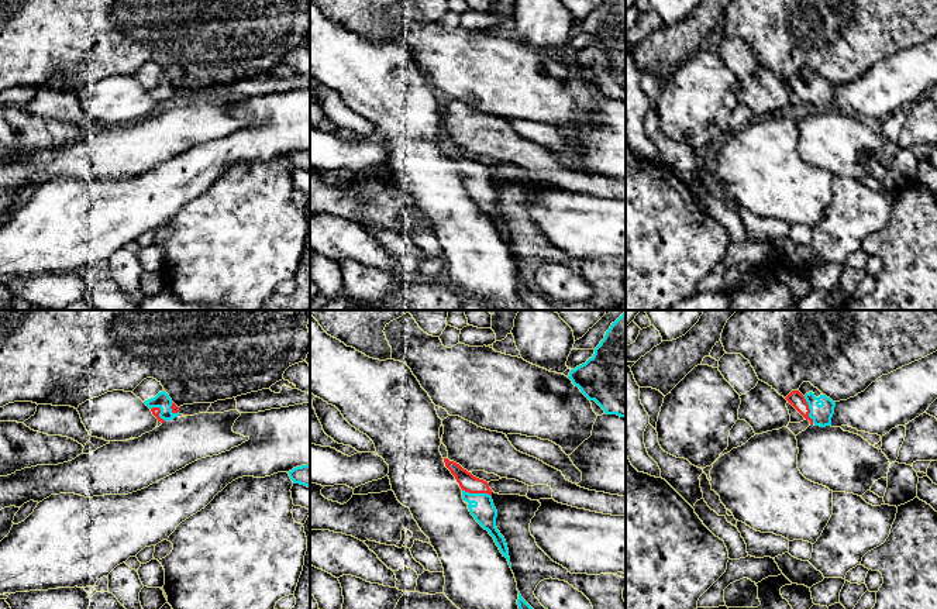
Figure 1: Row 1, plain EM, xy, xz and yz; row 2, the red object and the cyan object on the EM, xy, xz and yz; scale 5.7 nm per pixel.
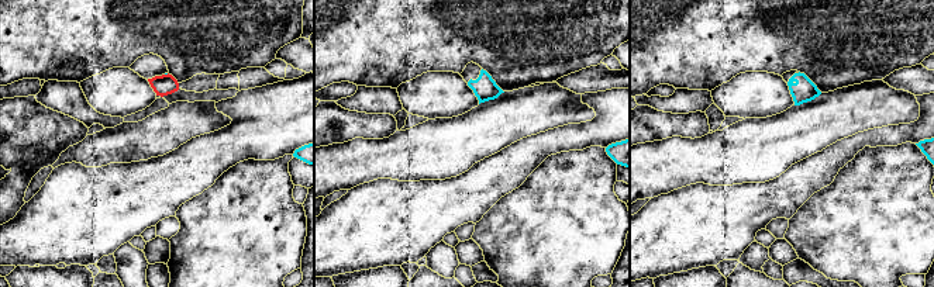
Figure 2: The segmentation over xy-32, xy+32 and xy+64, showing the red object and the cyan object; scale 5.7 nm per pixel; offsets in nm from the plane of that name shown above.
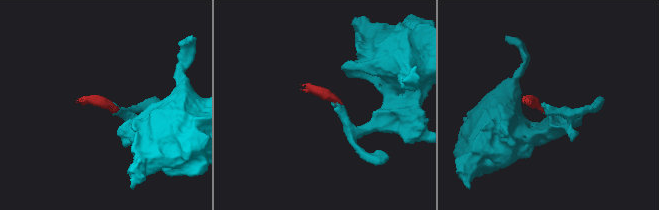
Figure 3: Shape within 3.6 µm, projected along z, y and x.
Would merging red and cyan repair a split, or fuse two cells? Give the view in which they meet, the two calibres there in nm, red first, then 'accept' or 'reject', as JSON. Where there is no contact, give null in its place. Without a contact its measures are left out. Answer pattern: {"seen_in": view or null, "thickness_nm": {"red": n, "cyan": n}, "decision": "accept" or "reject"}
{"seen_in": "xz", "thickness_nm": {"red": 100, "cyan": 140}, "decision": "accept"}

